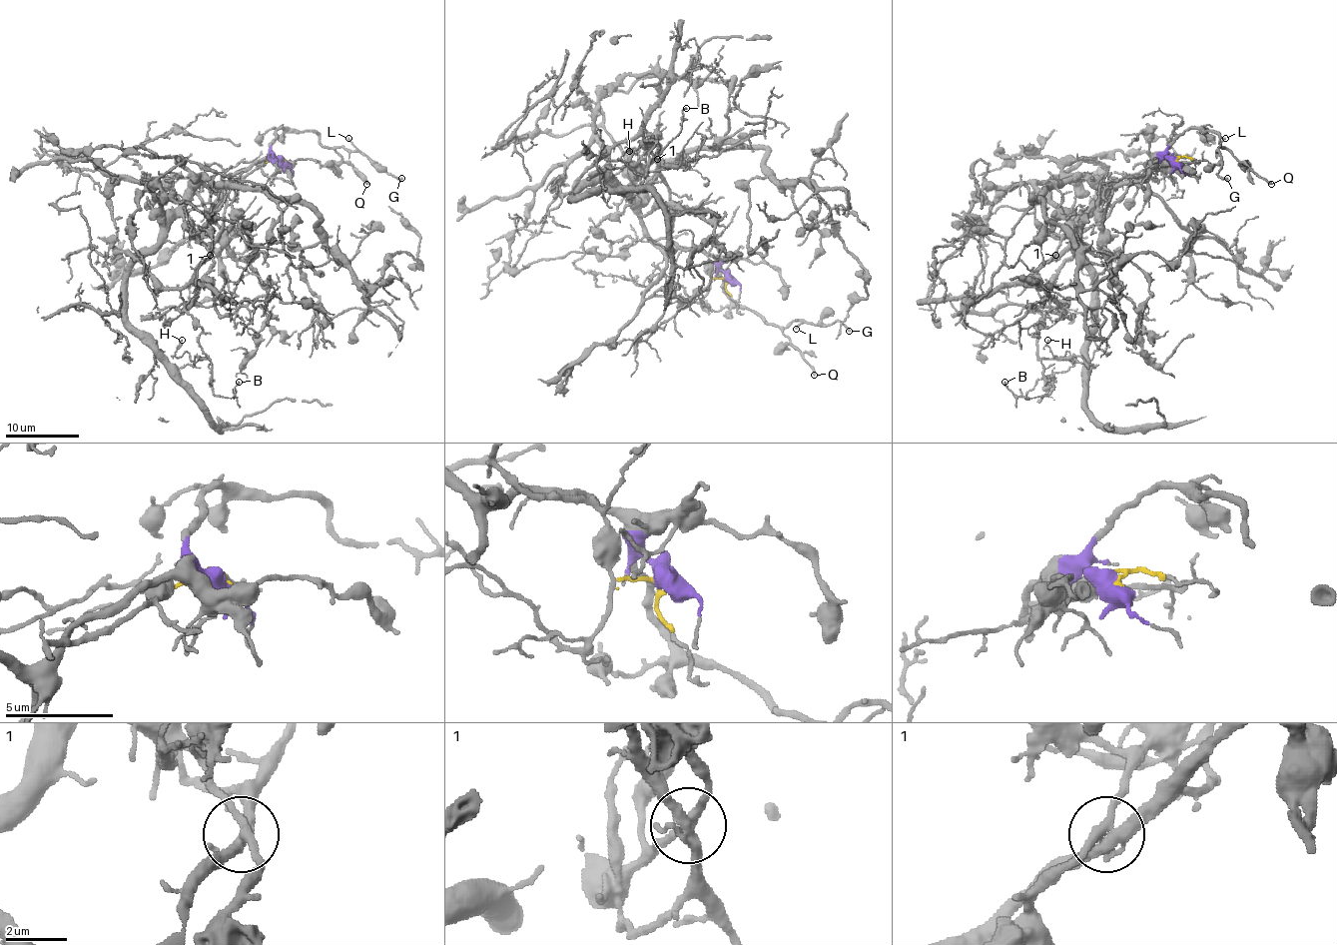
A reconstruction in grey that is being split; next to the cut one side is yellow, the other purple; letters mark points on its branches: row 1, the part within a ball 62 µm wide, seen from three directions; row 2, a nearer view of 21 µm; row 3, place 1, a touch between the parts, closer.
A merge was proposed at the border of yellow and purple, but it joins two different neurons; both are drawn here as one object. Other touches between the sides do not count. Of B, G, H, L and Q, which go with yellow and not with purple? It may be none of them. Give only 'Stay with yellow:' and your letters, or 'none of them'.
Stay with yellow: B, H

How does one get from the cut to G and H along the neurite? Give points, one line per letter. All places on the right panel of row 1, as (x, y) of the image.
G: (1175, 160), (1168, 148), (1190, 129), (1212, 131), (1223, 148), (1218, 149), (1218, 175), (1227, 179)
H: (1175, 160), (1153, 166), (1031, 277), (1050, 310), (1037, 354), (1072, 362), (1068, 352), (1053, 356), (1048, 339)

